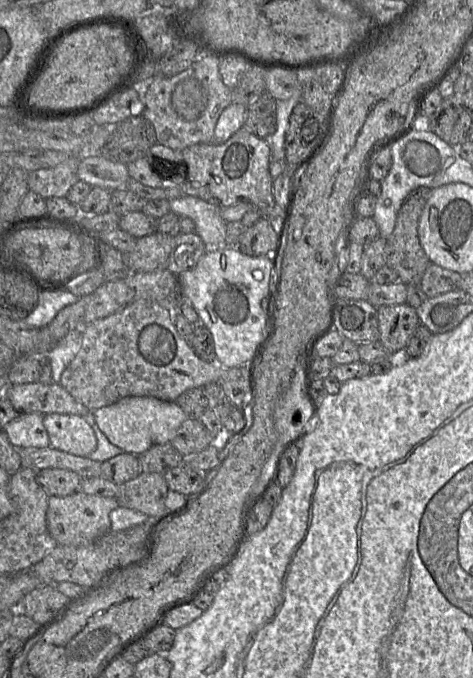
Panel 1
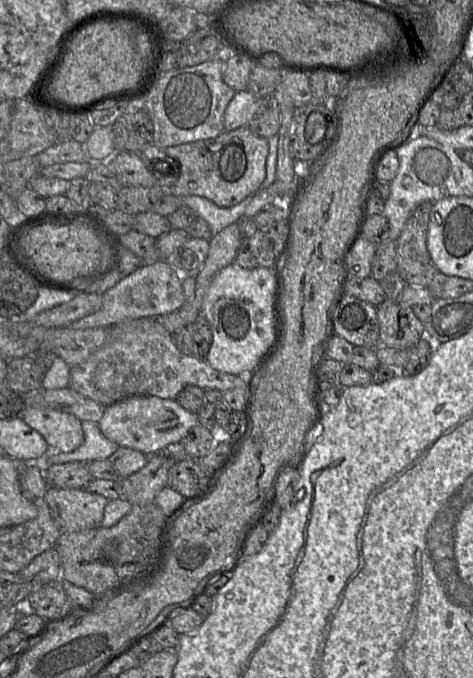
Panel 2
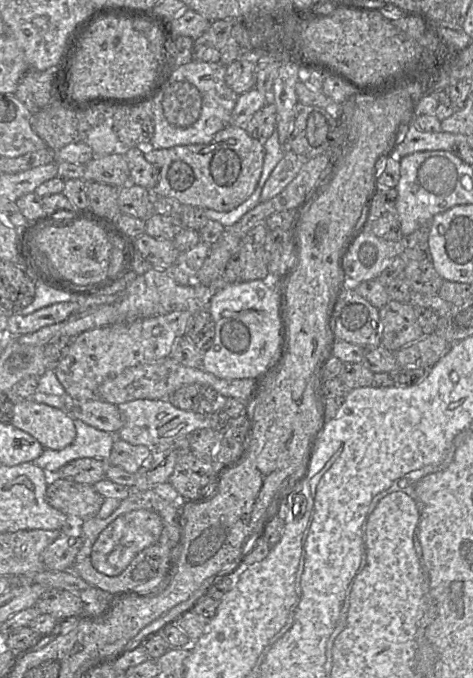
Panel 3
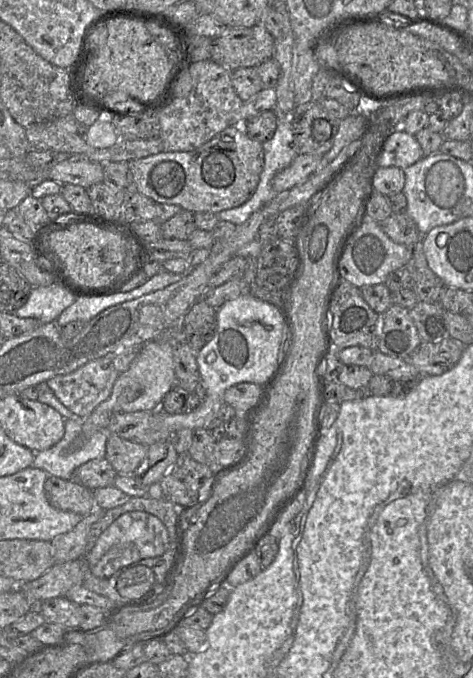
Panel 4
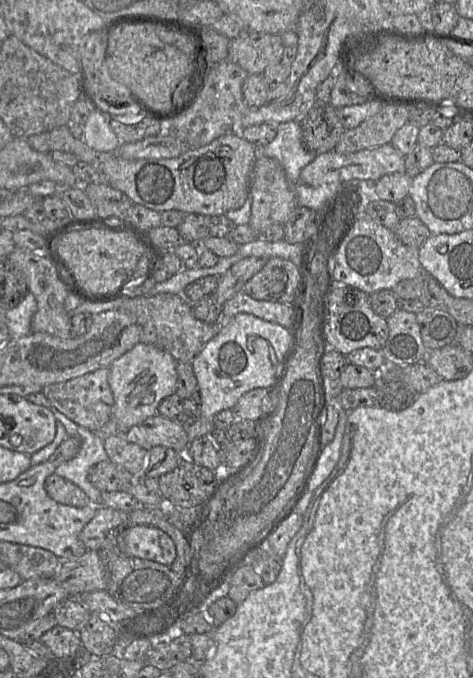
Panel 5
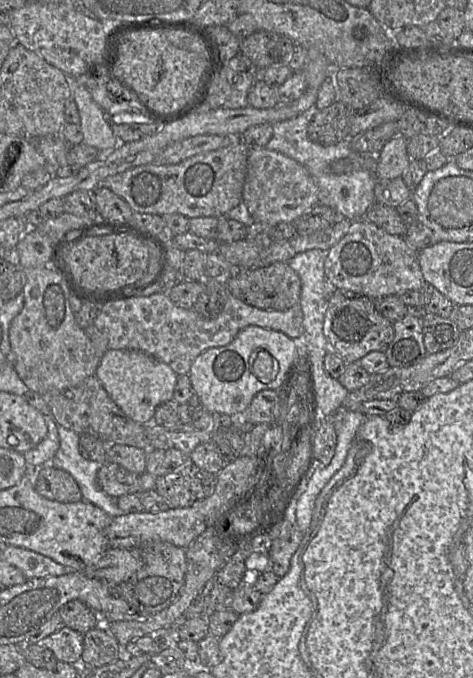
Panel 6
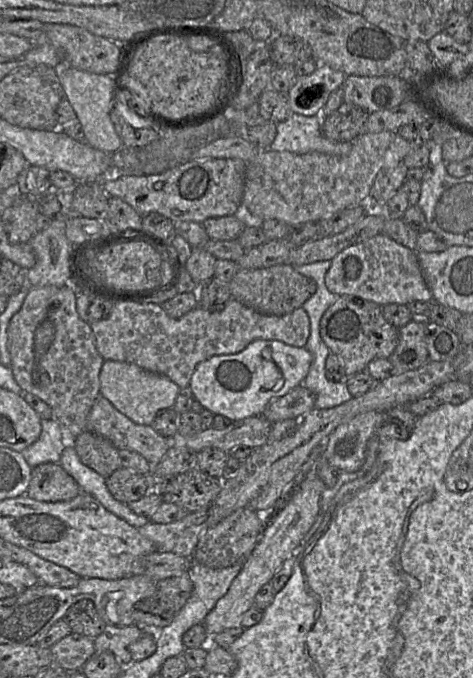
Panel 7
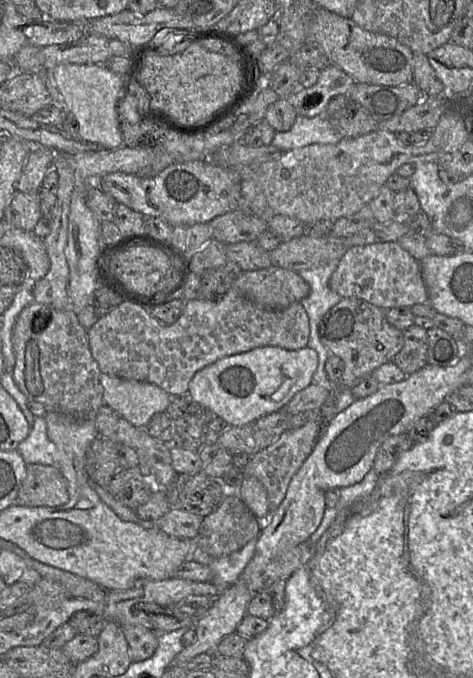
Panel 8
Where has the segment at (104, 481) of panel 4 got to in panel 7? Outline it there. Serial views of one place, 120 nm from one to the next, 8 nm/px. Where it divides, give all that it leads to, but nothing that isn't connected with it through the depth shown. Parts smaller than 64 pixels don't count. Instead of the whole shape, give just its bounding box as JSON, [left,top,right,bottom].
[106,467,151,504]

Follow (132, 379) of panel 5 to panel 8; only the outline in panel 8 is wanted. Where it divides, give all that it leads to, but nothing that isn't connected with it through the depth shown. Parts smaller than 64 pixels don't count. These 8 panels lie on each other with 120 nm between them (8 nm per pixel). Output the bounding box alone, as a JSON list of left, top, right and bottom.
[100,373,176,428]

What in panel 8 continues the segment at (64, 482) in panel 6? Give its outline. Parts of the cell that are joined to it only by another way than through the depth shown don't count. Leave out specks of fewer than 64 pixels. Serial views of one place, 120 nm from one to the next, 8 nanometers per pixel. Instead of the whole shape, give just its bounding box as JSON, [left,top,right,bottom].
[16,464,69,507]

